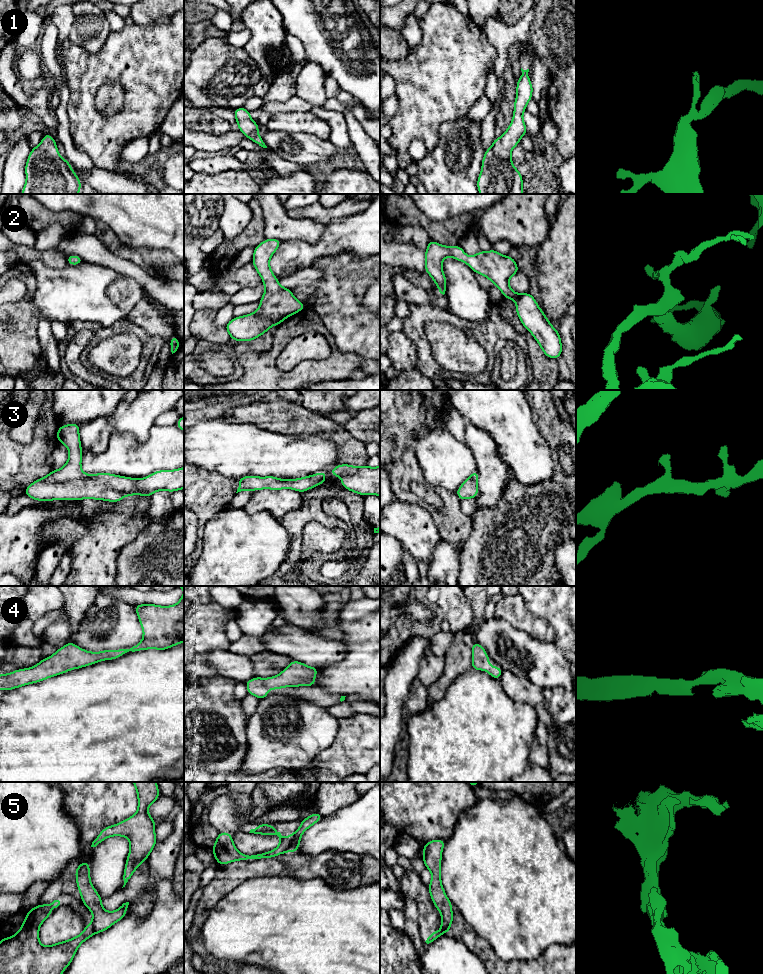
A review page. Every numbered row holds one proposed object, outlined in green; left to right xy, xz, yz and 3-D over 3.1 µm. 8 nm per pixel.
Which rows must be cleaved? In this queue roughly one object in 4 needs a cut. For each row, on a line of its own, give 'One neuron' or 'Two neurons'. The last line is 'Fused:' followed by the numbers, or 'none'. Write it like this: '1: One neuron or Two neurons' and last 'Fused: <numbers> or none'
1: One neuron
2: One neuron
3: One neuron
4: One neuron
5: Two neurons
Fused: 5

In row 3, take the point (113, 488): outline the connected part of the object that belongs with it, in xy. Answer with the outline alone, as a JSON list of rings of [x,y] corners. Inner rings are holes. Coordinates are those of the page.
[[[78,424],[59,427],[56,439],[68,448],[66,464],[32,482],[25,494],[34,500],[83,500],[86,498],[118,502],[125,496],[150,497],[157,491],[174,492],[184,488],[184,467],[159,470],[145,478],[129,478],[109,473],[85,474],[81,469],[82,448]]]

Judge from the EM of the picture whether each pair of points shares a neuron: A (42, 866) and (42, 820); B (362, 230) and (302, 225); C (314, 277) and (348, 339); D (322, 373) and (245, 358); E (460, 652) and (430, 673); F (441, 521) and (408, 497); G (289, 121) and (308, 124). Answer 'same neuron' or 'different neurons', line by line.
A: same neuron
B: different neurons
C: different neurons
D: same neuron
E: different neurons
F: same neuron
G: same neuron

